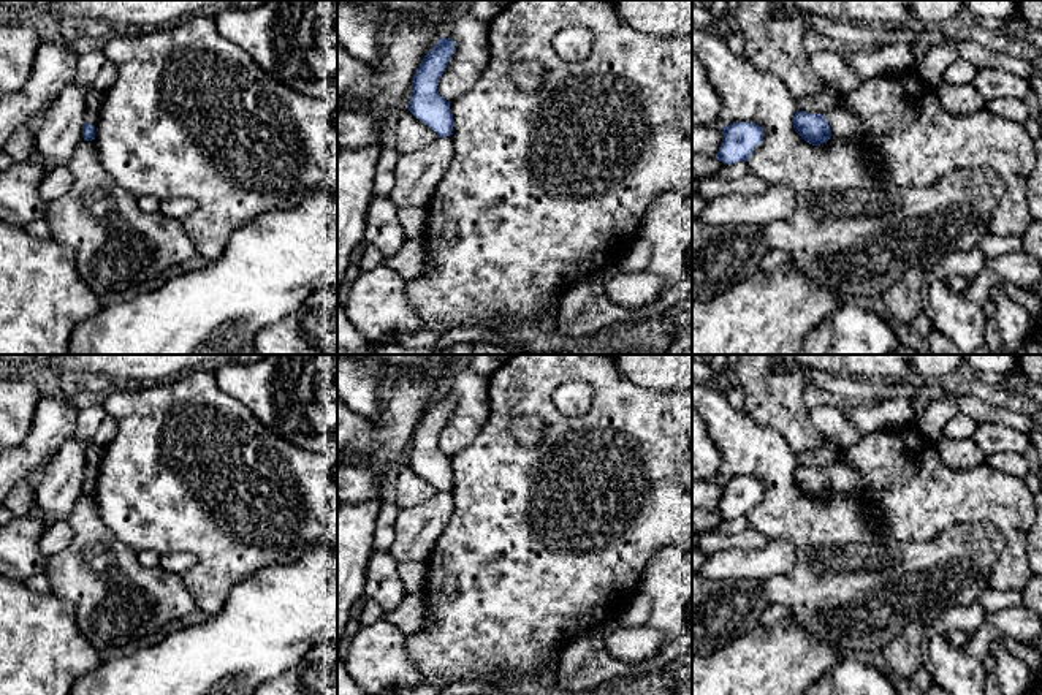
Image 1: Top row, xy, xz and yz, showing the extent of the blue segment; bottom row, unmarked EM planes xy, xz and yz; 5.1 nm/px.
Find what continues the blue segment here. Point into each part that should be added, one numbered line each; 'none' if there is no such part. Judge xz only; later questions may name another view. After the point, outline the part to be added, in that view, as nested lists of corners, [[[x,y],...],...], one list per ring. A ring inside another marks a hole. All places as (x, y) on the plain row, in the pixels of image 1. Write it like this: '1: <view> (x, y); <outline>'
1: xz (417, 529); [[[437,492],[426,503],[399,510],[390,554],[396,562],[428,560],[453,513],[453,492]]]

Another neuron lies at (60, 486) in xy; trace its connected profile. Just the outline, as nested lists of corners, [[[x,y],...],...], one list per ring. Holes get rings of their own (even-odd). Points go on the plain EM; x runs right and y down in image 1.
[[[68,439],[49,459],[35,489],[36,503],[44,511],[44,529],[67,521],[76,502],[84,496],[82,481],[89,443]]]

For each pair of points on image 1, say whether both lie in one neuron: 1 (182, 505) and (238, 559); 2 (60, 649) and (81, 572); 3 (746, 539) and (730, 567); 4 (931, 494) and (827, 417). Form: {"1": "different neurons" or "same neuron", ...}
{"1": "same neuron", "2": "different neurons", "3": "different neurons", "4": "different neurons"}

